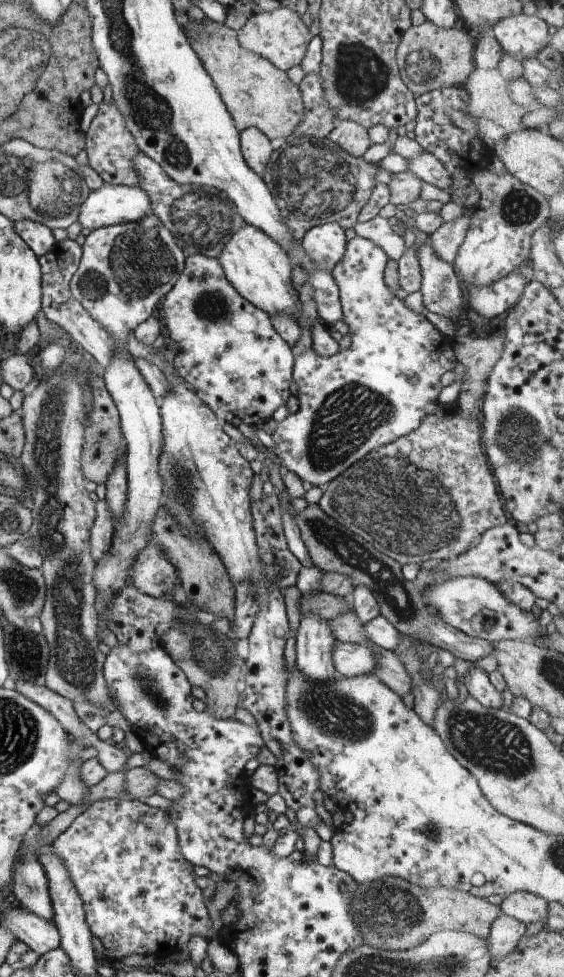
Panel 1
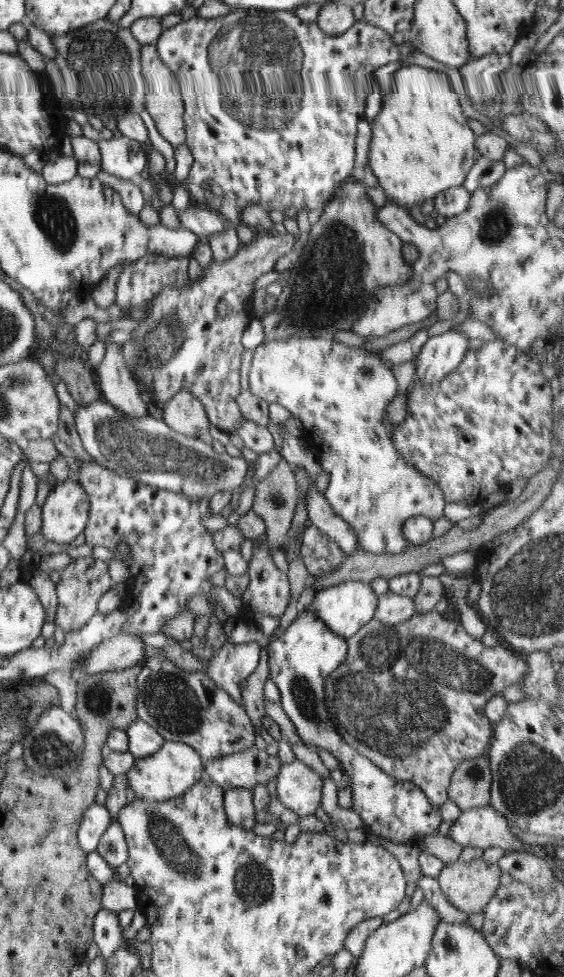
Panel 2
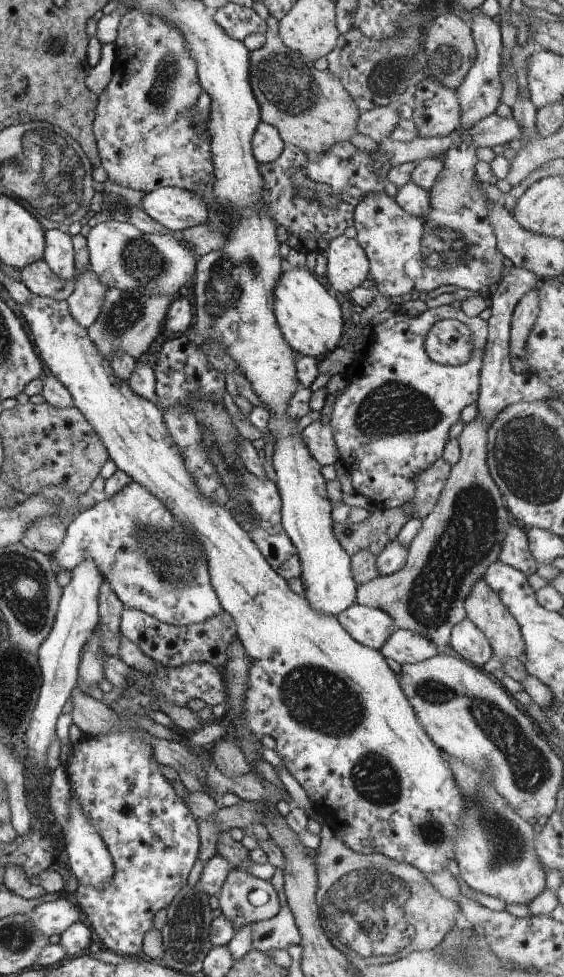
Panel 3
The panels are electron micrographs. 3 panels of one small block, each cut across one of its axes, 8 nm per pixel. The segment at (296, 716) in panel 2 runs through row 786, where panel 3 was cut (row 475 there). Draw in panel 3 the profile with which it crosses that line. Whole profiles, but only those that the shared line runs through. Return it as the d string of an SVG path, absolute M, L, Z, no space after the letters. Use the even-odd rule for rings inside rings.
M443 305L441 307L430 309L420 314L416 318L411 318L408 315L394 314L384 322L372 326L372 338L366 343L366 346L361 349L357 354L357 362L355 363L358 372L354 374L354 377L348 383L348 386L337 396L337 400L333 404L332 414L329 420L329 425L333 430L333 437L335 438L336 446L339 450L339 458L350 462L346 467L346 470L352 477L352 486L354 492L367 496L372 503L378 507L387 509L388 507L400 507L404 503L412 502L419 473L426 470L431 464L434 464L438 459L443 458L443 450L446 443L449 441L448 432L452 424L458 422L460 414L463 408L466 408L468 404L474 404L479 397L479 376L481 373L481 366L483 365L482 355L485 354L484 348L487 344L488 323L487 320L482 319L479 315L477 317L470 318L462 309L456 310L450 305ZM442 319L456 319L463 322L469 329L473 340L473 355L466 364L453 367L452 365L441 365L434 362L423 348L423 342L425 336L428 334L431 326L434 326L435 322Z

